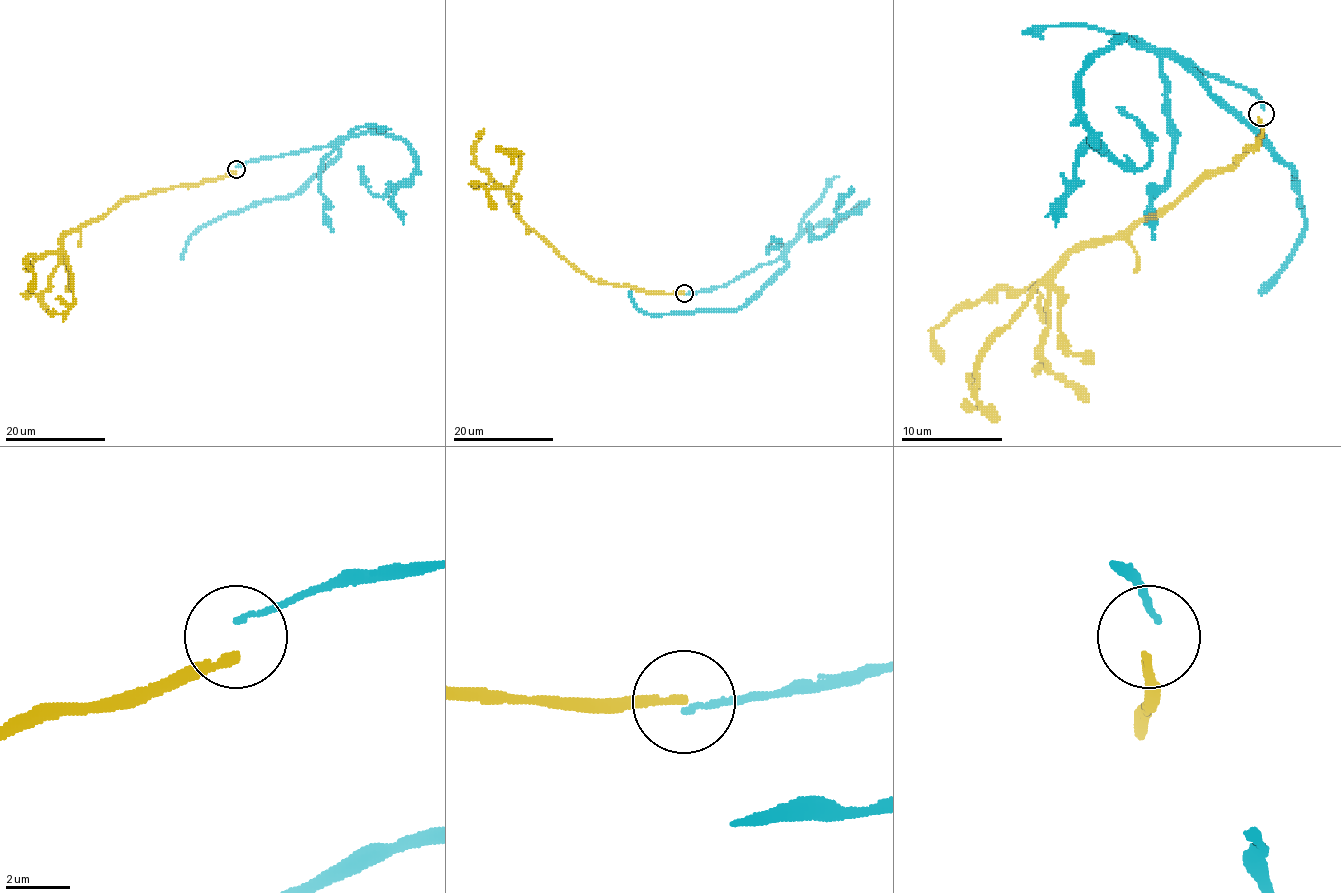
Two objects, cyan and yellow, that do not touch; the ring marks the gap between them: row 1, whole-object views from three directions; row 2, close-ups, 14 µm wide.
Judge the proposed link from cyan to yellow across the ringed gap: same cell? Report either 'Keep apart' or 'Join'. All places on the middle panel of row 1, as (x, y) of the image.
Keep apart

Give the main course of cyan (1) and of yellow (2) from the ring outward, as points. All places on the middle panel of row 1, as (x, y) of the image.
1: (683, 294), (722, 287), (763, 264), (783, 258), (785, 262), (745, 304), (737, 308), (645, 314), (629, 293)
2: (683, 292), (652, 293), (595, 282), (570, 266), (520, 218), (510, 201), (522, 153), (505, 154), (495, 147)

